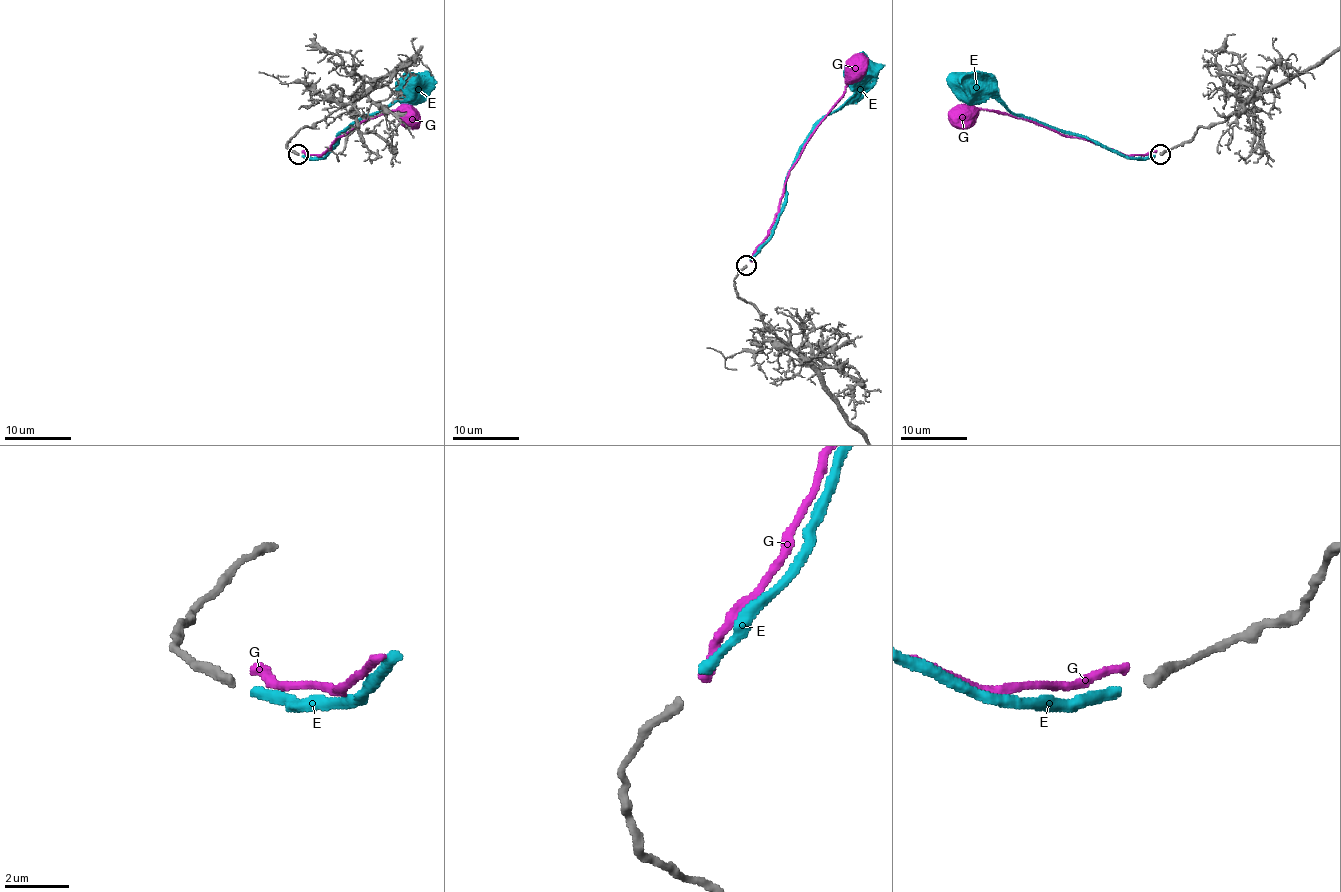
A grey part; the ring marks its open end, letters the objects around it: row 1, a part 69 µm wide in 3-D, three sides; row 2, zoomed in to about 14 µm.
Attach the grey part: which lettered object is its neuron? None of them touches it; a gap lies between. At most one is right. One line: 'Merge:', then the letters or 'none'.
Merge: none

